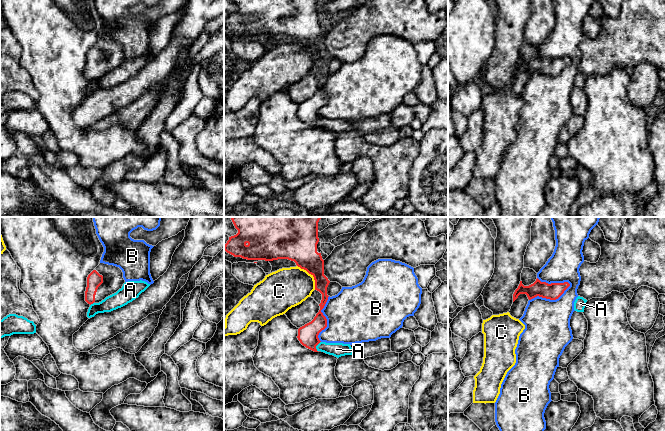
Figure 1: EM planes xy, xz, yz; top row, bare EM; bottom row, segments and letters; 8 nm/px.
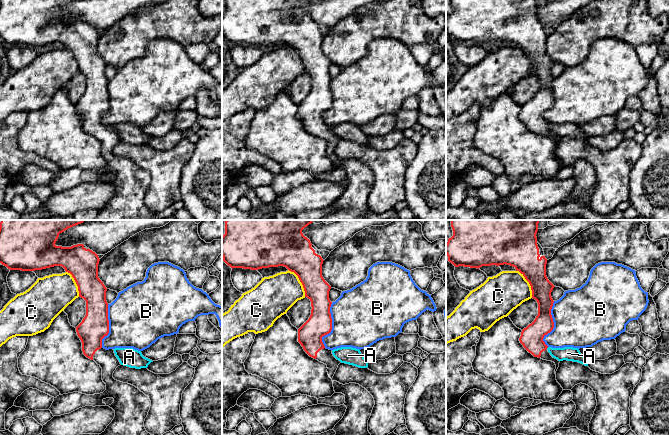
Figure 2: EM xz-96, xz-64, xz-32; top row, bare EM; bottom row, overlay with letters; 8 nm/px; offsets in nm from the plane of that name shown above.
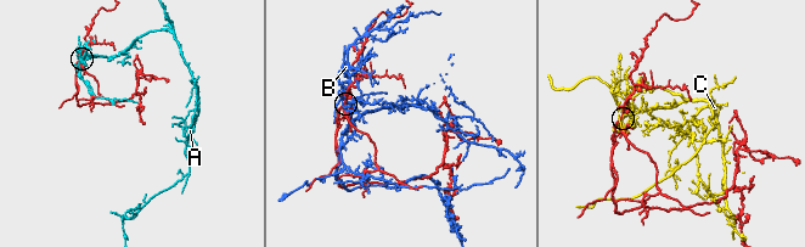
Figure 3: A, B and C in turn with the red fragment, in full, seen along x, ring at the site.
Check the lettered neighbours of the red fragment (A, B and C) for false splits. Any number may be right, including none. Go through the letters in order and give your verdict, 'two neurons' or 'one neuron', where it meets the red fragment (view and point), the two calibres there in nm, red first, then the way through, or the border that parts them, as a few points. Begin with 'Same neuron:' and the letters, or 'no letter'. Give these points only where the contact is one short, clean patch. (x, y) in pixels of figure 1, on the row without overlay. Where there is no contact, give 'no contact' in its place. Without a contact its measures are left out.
Same neuron: no letter
A: two neurons; contact xz (316, 121); calibres 160 and 110 nm
B: two neurons; contact yz (550, 75); calibres 140 and 360 nm
C: two neurons; contact xz (311, 50); calibres 280 and 320 nm

